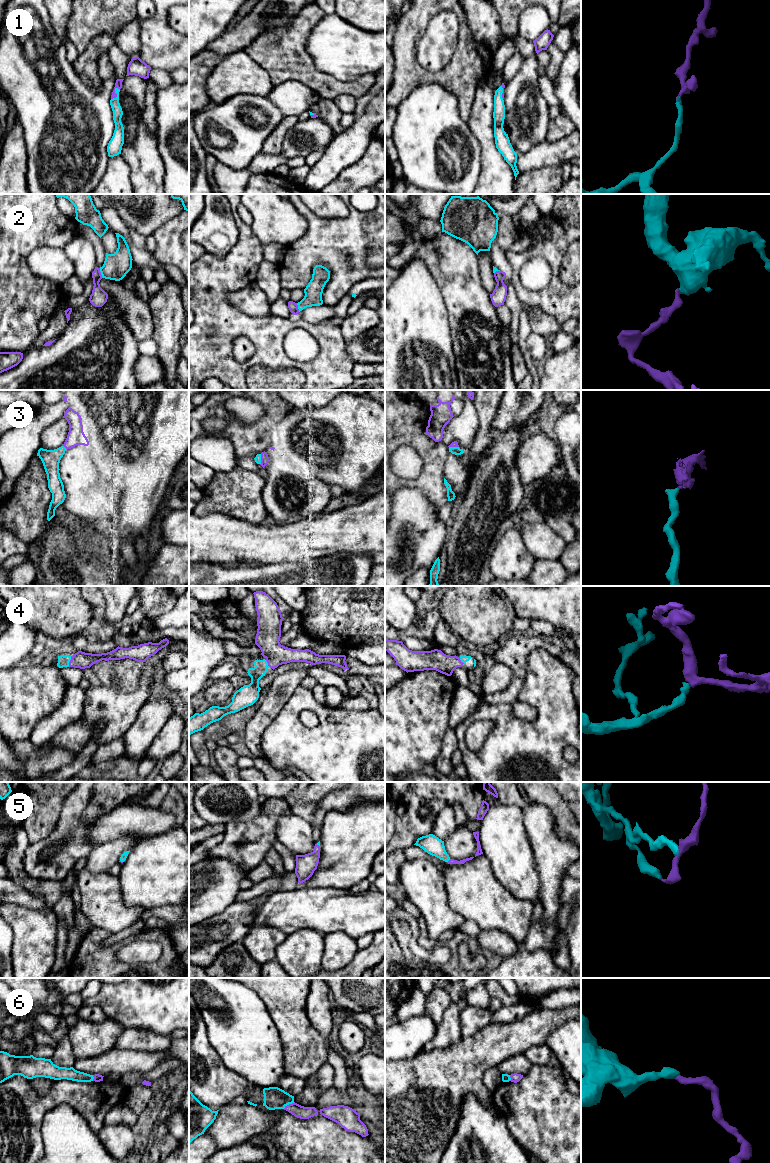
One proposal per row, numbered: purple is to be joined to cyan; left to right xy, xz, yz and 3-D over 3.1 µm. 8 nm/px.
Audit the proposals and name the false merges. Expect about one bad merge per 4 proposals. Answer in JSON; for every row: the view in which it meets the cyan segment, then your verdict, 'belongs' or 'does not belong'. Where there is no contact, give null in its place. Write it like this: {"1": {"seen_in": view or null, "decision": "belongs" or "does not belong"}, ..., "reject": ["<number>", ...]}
{"1": {"seen_in": "xy", "decision": "belongs"}, "2": {"seen_in": "xy", "decision": "belongs"}, "3": {"seen_in": "xy", "decision": "belongs"}, "4": {"seen_in": "xy", "decision": "belongs"}, "5": {"seen_in": "yz", "decision": "belongs"}, "6": {"seen_in": "xz", "decision": "belongs"}, "reject": []}

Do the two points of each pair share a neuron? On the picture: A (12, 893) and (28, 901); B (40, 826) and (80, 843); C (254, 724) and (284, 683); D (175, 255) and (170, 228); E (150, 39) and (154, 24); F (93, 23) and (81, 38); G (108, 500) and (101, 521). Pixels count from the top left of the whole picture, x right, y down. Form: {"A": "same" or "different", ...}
{"A": "same", "B": "different", "C": "same", "D": "same", "E": "same", "F": "same", "G": "same"}

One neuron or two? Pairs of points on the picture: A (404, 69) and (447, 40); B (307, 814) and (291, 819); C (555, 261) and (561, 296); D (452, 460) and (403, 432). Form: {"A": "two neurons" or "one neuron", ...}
{"A": "two neurons", "B": "two neurons", "C": "one neuron", "D": "two neurons"}

